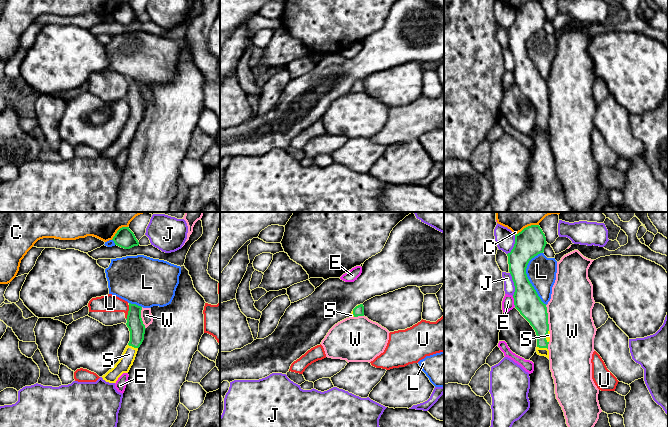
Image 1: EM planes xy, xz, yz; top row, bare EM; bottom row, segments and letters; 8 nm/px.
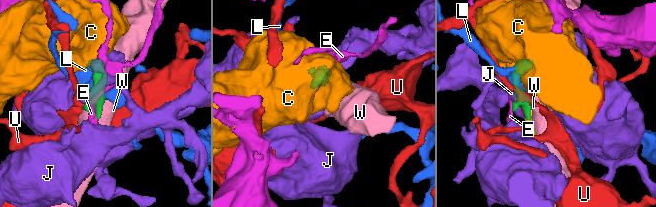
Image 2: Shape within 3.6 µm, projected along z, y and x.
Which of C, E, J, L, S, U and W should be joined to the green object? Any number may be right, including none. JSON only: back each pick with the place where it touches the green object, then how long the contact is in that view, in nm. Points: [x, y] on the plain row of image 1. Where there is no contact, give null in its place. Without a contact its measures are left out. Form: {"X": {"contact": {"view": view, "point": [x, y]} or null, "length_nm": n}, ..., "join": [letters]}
{"S": {"contact": {"view": "yz", "point": [542, 123]}, "length_nm": 90}, "join": ["S"]}

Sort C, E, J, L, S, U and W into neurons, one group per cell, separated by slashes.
C / E / J / L / S / U / W

